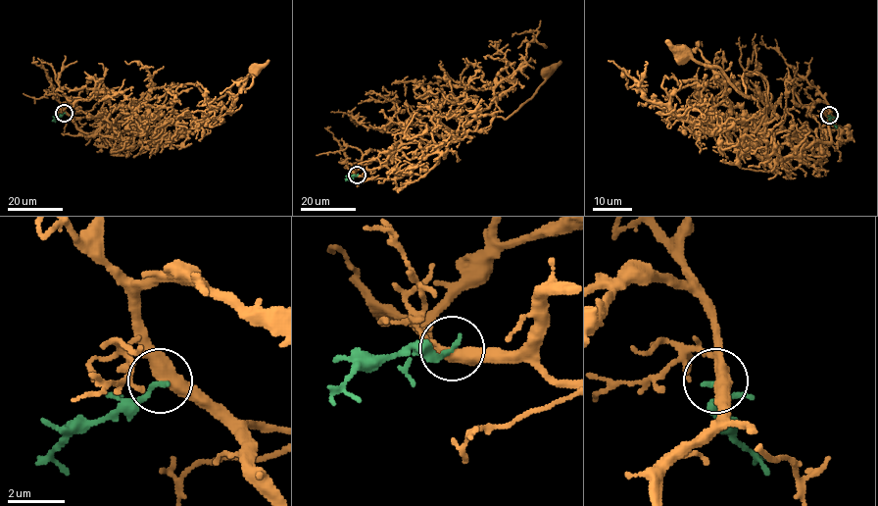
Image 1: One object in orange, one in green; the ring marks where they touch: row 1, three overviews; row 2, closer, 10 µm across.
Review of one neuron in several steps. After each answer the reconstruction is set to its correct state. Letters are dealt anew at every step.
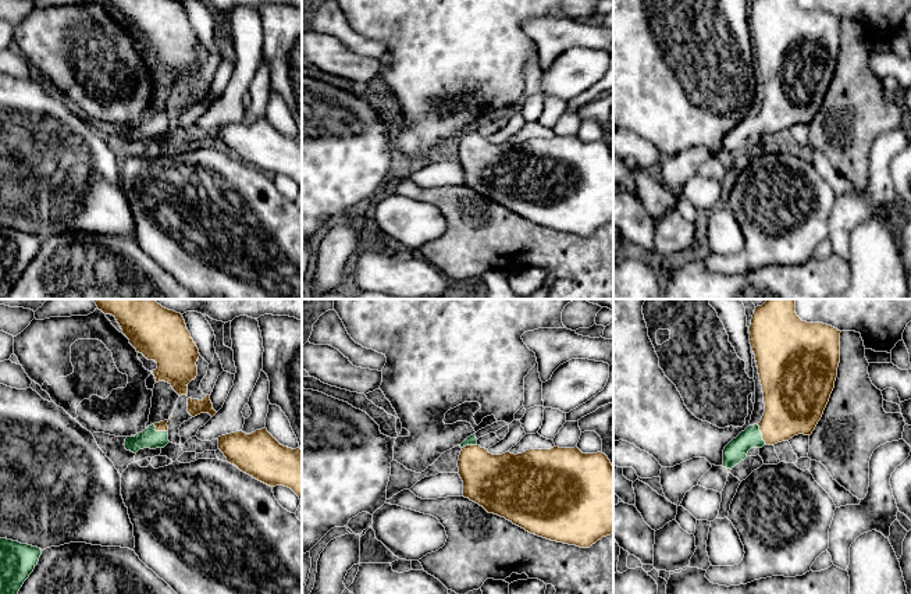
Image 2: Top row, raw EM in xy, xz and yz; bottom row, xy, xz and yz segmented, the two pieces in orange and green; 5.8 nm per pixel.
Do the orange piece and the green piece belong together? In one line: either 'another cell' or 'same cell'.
same cell

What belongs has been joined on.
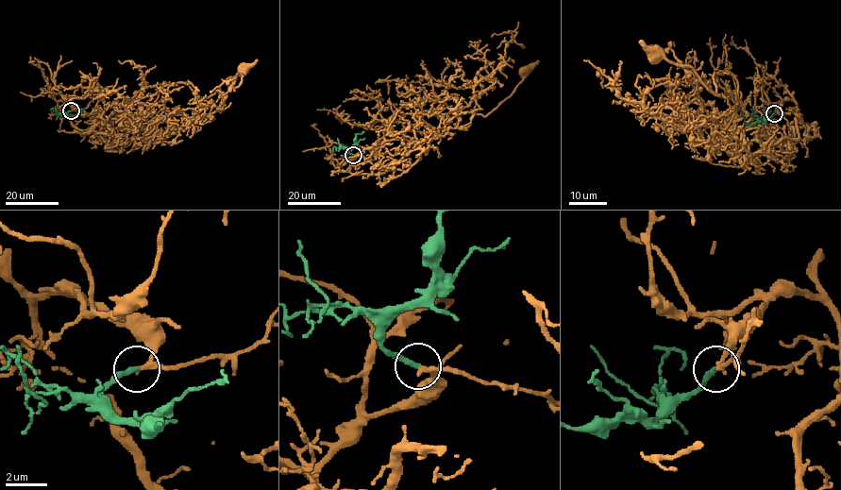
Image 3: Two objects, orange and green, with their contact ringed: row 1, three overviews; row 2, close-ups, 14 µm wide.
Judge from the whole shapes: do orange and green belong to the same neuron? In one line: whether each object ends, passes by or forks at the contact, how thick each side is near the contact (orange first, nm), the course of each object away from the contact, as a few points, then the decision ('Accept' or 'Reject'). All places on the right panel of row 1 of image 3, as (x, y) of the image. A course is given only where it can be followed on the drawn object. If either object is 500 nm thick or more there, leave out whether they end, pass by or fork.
At the ring orange passes by. At the ring green ends. Thickness 200 nm (orange) against 260 nm. Course of orange: (774, 113), (796, 103), (785, 141), (753, 125), (733, 131), (738, 81), (715, 73), (713, 92), (654, 52). Course of green: (774, 113), (764, 122), (747, 124), (741, 110). Accept

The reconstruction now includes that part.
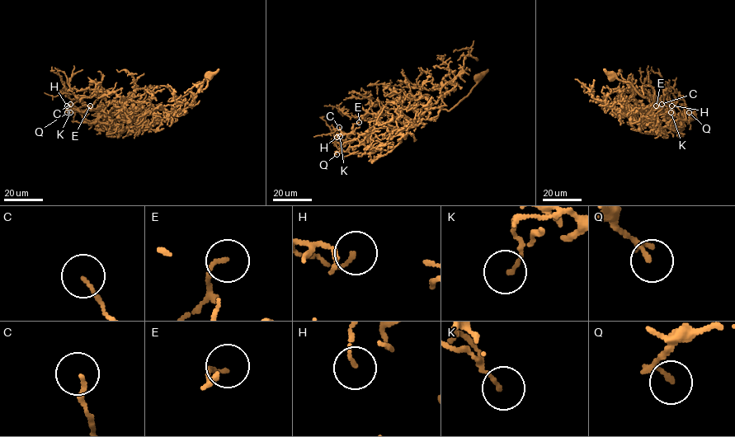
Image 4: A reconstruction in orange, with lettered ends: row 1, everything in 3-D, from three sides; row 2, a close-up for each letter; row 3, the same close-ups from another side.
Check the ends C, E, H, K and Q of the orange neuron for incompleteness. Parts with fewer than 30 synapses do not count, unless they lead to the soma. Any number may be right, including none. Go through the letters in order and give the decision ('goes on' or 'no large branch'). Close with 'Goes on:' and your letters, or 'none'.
C: no large branch
E: no large branch
H: no large branch
K: no large branch
Q: no large branch
Goes on: none

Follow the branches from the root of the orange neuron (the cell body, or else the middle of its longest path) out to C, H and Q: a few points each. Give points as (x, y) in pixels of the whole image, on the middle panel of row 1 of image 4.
C: (478, 77), (449, 110), (431, 109), (416, 120), (400, 114), (347, 151), (341, 149), (352, 139), (339, 127)
H: (478, 77), (449, 110), (431, 109), (416, 120), (400, 114), (347, 151), (341, 149), (352, 139), (336, 137)
Q: (478, 77), (449, 110), (431, 109), (416, 120), (400, 114), (362, 143), (336, 154)

